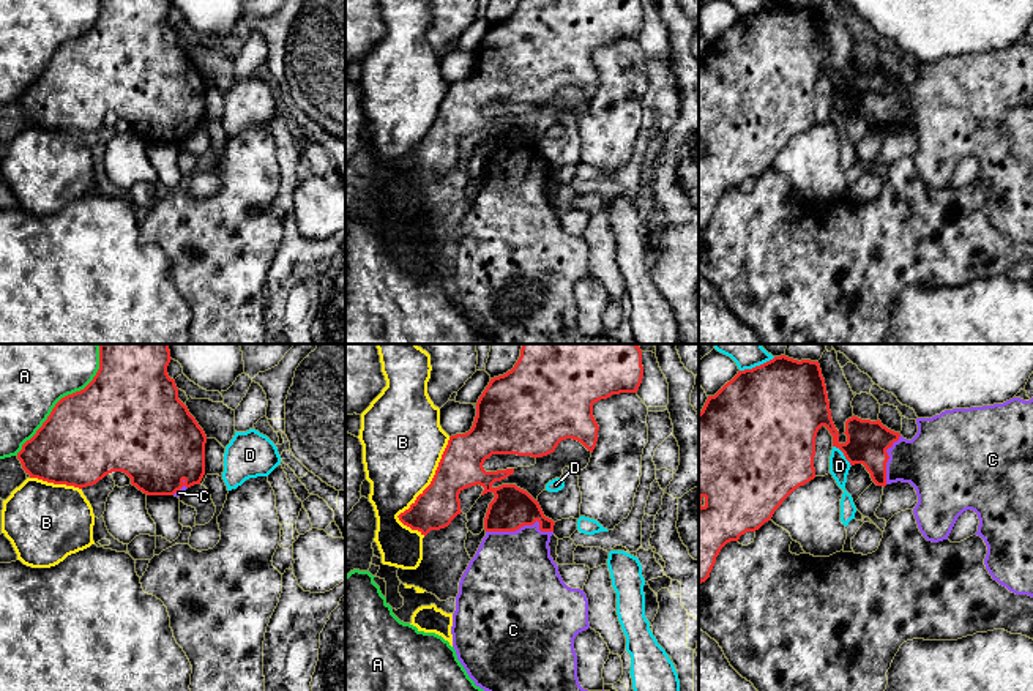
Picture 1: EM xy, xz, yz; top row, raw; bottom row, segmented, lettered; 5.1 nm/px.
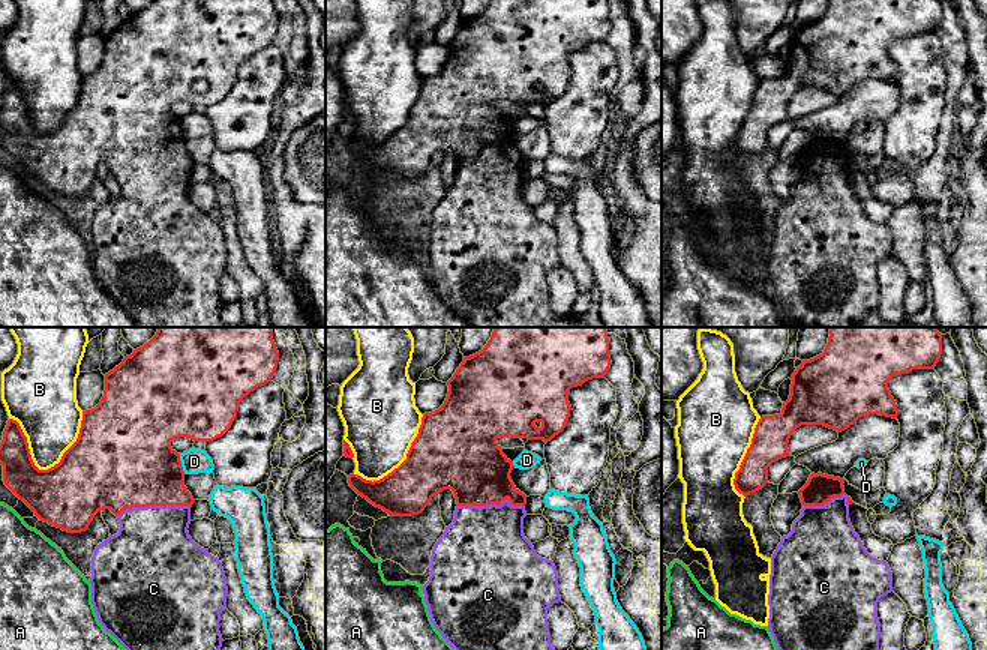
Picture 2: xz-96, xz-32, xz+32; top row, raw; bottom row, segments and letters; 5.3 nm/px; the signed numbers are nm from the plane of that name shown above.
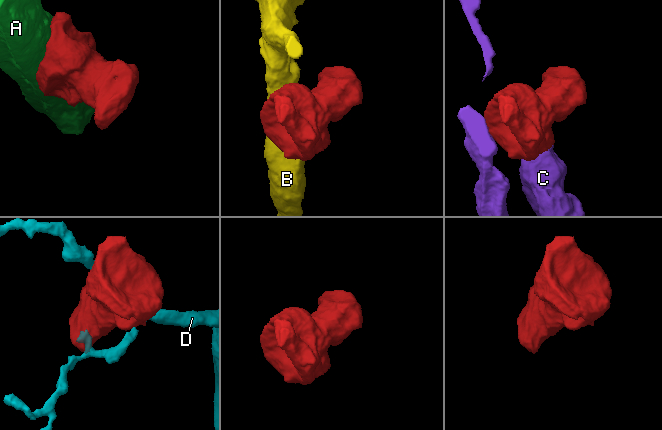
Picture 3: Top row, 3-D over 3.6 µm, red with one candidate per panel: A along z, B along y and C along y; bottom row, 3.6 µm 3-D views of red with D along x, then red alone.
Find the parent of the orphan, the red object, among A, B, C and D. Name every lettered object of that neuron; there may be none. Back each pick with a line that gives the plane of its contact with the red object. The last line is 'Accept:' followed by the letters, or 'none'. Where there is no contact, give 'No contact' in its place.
C: Touches red in xz
Accept: C

